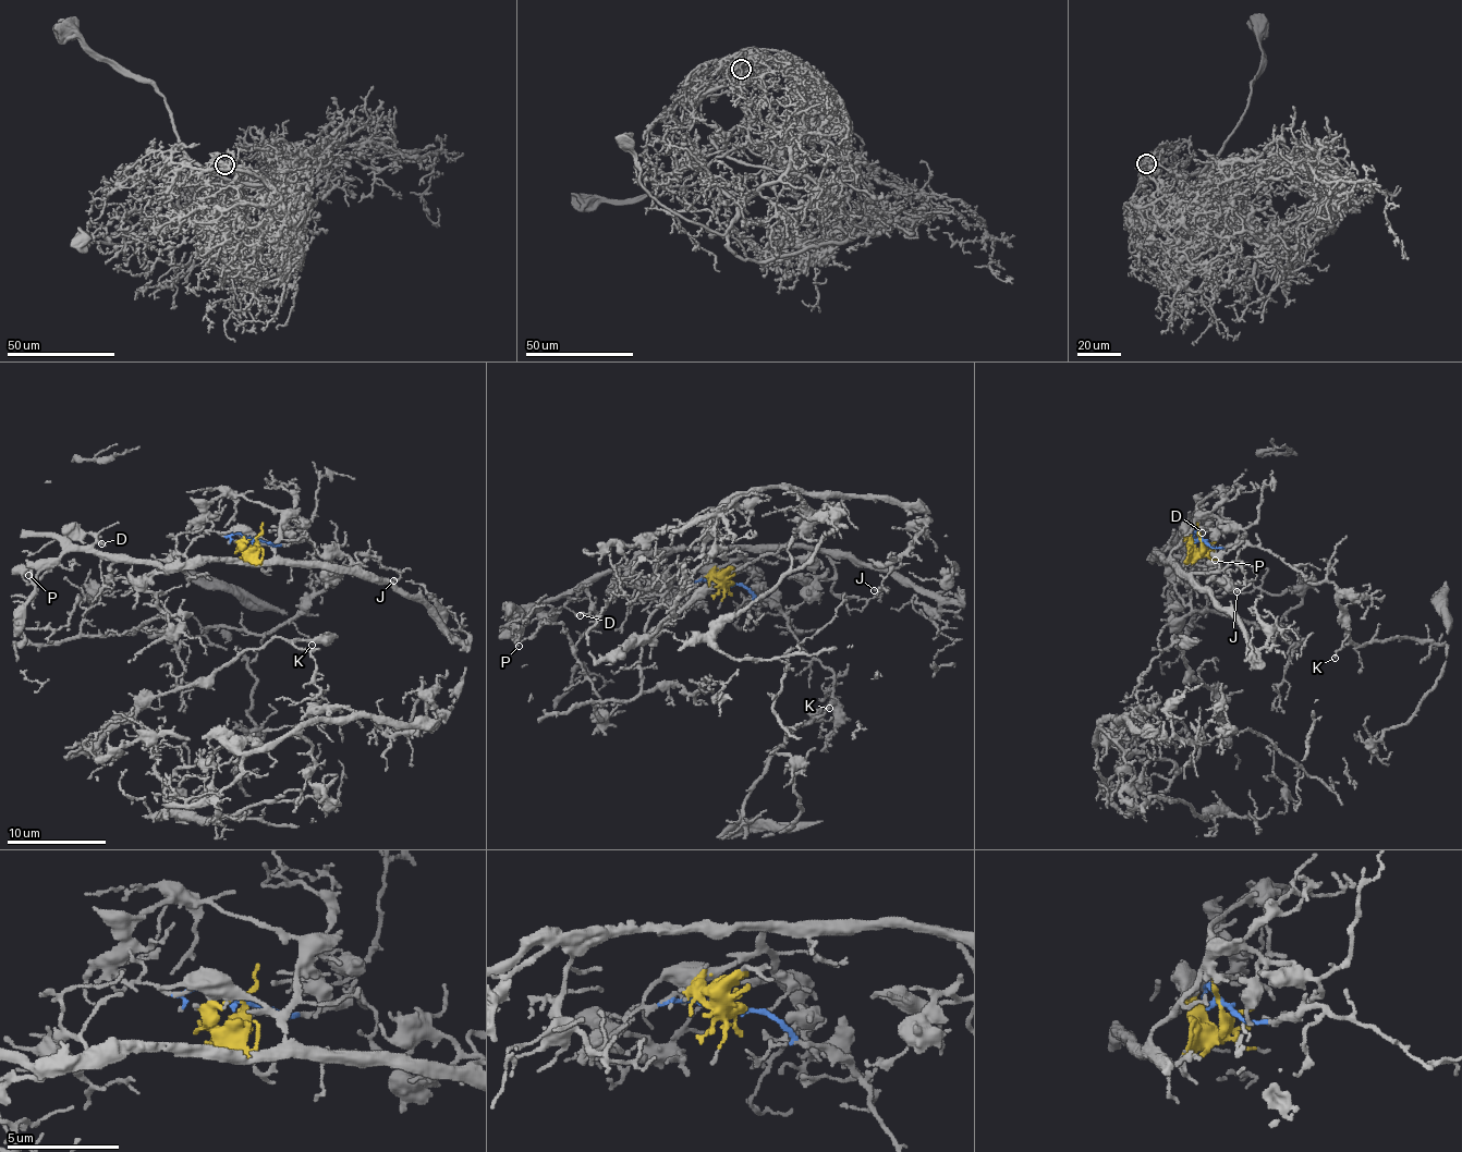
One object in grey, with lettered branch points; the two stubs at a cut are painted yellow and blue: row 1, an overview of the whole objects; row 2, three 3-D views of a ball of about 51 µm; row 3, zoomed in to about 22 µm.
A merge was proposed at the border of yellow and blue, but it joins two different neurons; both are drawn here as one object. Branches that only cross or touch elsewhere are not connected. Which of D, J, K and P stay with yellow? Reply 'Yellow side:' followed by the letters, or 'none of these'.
Yellow side: D, J, P

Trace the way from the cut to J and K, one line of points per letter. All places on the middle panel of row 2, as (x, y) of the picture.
J: (727, 581), (715, 570), (744, 548), (809, 548), (833, 566), (835, 593), (874, 599), (880, 591), (874, 589)
K: (727, 581), (767, 598), (782, 615), (797, 642), (833, 673), (835, 701), (818, 711), (811, 722), (830, 709)

